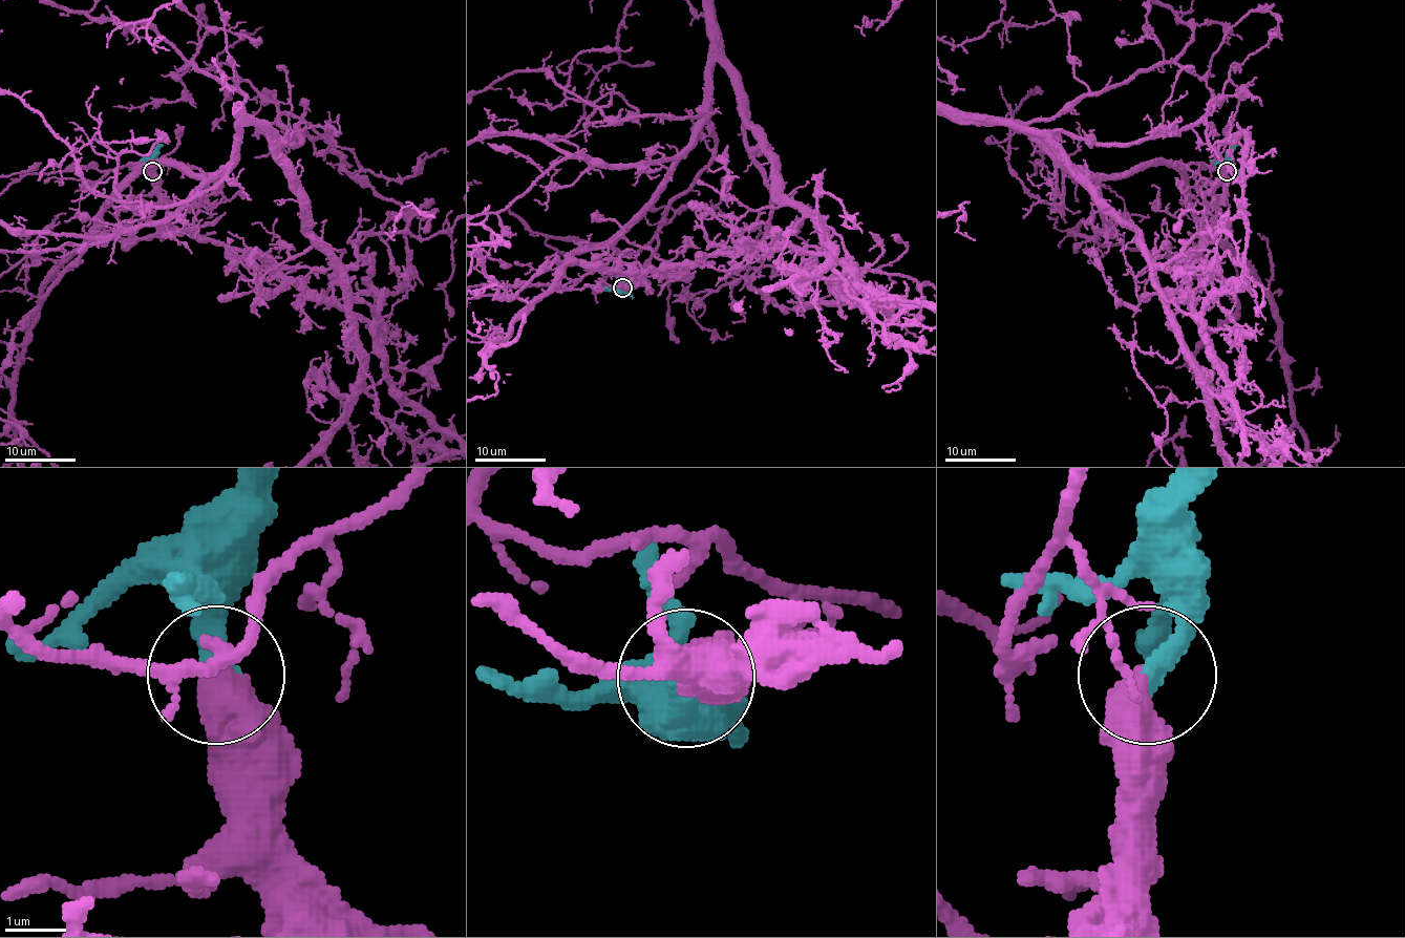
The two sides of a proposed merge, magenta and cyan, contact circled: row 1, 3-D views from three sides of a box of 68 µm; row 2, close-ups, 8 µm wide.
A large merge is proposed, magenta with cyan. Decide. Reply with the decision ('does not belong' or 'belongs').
belongs

